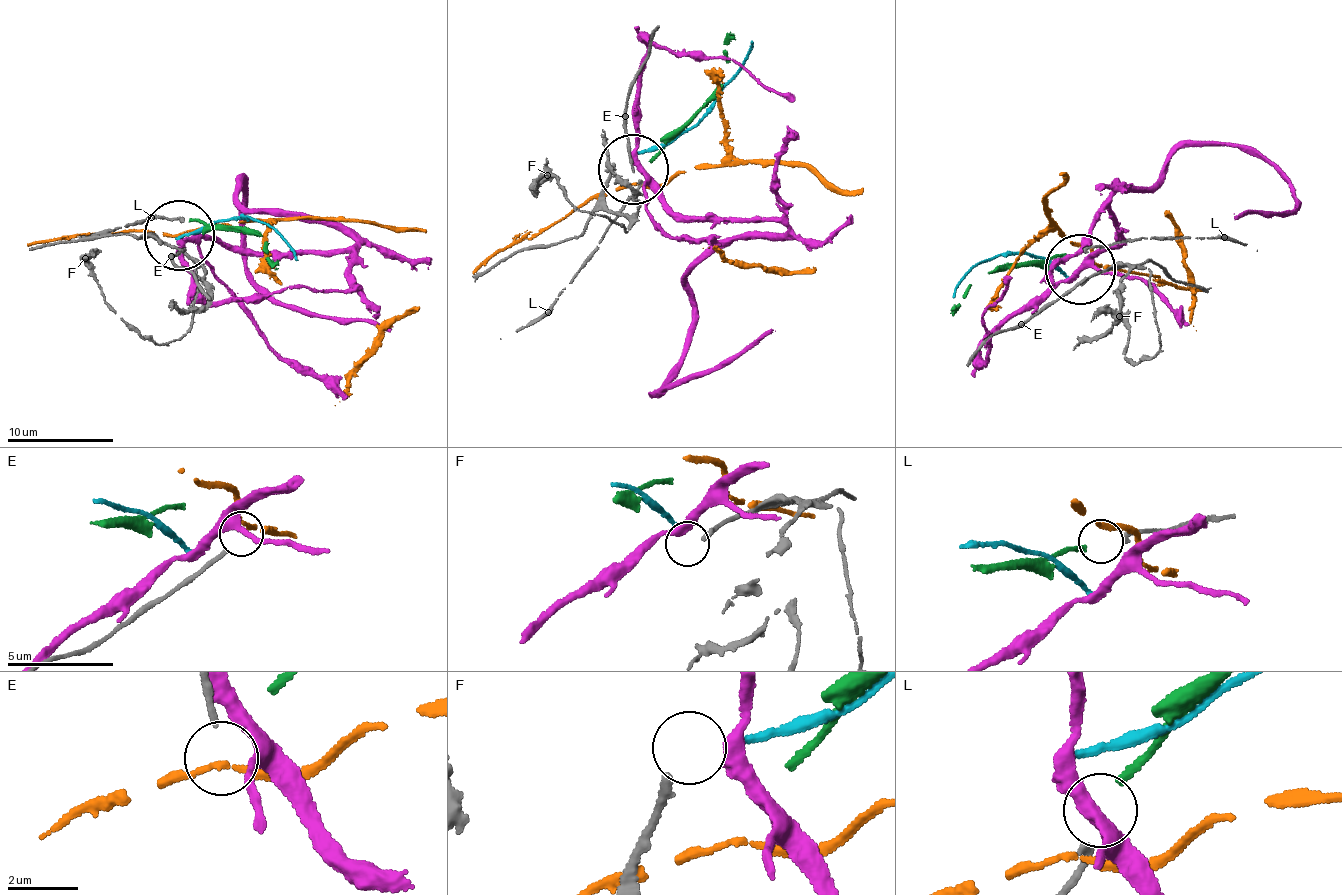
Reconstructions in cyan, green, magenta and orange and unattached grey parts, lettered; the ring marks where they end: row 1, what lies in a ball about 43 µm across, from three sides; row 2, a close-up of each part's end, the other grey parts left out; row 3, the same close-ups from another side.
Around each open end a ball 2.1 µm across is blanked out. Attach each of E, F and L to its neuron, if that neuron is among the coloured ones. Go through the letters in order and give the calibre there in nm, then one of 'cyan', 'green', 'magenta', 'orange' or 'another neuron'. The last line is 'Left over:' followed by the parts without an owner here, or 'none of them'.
E: calibre 170 nm; another neuron
F: calibre 280 nm; cyan
L: calibre 240 nm; green
Left over: E

